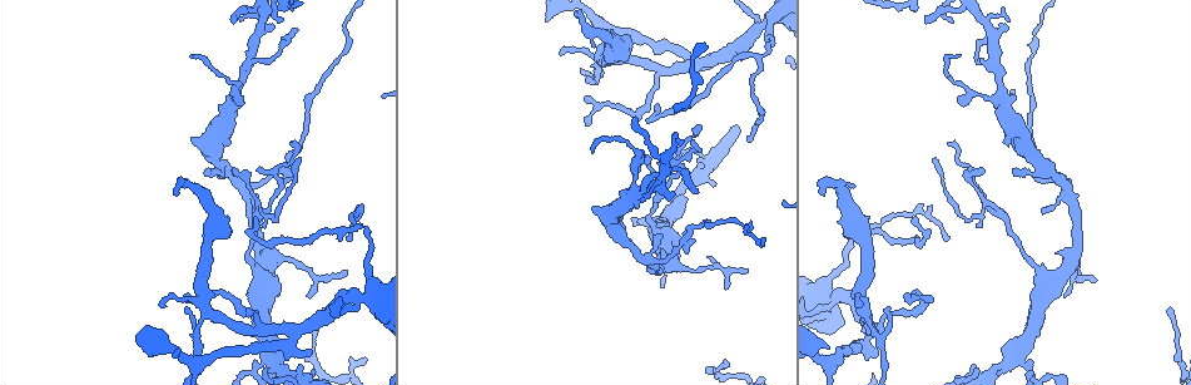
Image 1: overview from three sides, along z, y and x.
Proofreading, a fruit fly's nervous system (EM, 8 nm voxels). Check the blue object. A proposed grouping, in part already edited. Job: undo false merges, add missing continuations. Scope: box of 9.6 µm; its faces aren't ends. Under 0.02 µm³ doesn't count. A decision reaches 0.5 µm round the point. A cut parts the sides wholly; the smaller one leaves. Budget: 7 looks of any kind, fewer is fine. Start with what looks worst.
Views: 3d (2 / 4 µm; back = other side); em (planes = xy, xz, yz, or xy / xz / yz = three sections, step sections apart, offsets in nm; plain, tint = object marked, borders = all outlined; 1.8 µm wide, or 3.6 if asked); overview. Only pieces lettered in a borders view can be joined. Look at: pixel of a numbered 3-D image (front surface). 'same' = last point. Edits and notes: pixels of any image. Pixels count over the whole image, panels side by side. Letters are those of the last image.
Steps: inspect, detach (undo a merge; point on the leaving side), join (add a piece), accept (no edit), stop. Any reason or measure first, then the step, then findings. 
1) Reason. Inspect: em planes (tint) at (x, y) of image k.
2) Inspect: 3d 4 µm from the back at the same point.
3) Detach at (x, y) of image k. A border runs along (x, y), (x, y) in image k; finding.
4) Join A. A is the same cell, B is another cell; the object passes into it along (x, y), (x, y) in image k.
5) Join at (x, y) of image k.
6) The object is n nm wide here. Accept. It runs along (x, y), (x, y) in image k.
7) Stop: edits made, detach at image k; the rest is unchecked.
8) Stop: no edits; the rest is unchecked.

Branch point. Inspect: em xy step 16 (tint) at (1060, 280) of image 1.

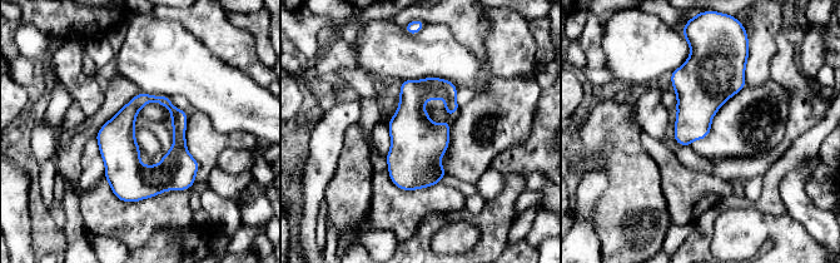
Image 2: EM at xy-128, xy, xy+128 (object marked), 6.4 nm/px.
Cut it another way. Inspect: em planes (borders) at the same point.

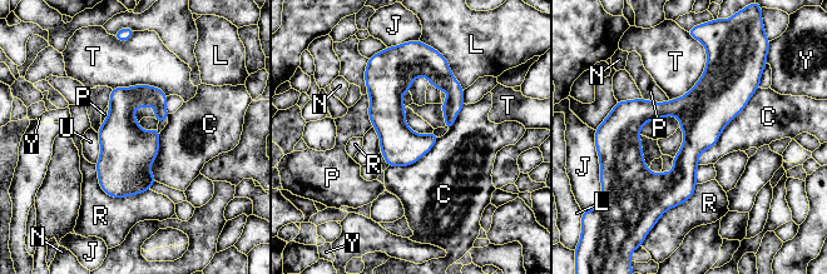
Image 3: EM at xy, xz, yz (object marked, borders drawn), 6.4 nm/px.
The object is 260 nm wide here. Accept. C, J, L, N, P, R, T, U and Y are other cells; it runs along (749, 90), (617, 131) in image 3; one neuron here.

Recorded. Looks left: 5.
Tapers out. Inspect: 3d 2 µm from the back at (290, 177) of image 1.

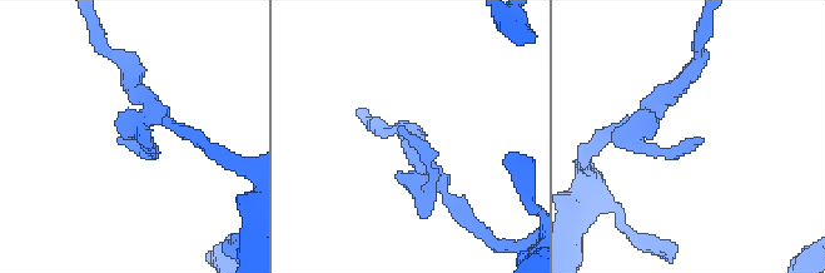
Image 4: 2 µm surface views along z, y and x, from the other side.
Inspect: em planes (borders) at (401, 125) of image 4.

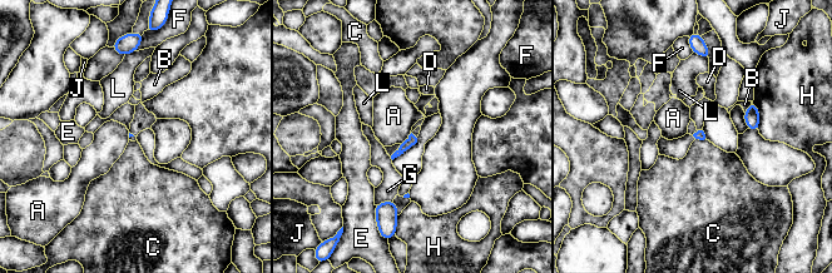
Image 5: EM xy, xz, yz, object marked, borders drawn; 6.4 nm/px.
The longest contact is with H, 200 nm. Accept. A, B, C, D, E, F, G, H, J and L are other cells; a border runs along (411, 133), (400, 144) in image 5; no lettered piece goes on from it.

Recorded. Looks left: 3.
Long arm stops here. Inspect: 3d 2 µm at (177, 194) of image 1.

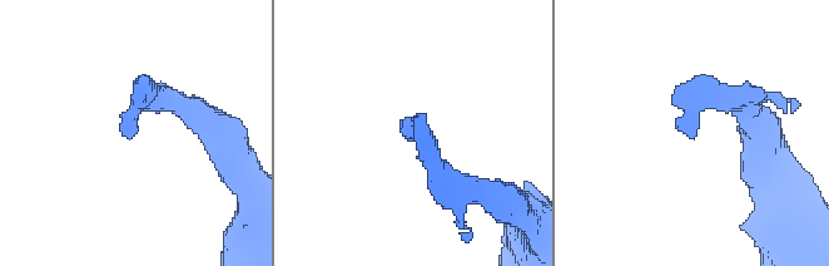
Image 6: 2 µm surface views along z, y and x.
Shape alone is not enough. Inspect: em yz step 16 (borders) at (689, 138) of image 6.

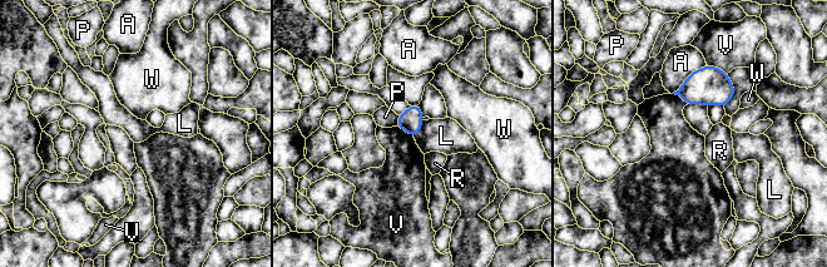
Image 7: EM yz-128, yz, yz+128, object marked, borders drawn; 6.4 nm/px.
Accept. A, L, P, R, V and W are other cells; a border runs along (707, 64), (714, 65), (727, 74) in image 7; none of them fits.

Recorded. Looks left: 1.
Stop: no edits; the rest is unchecked.

